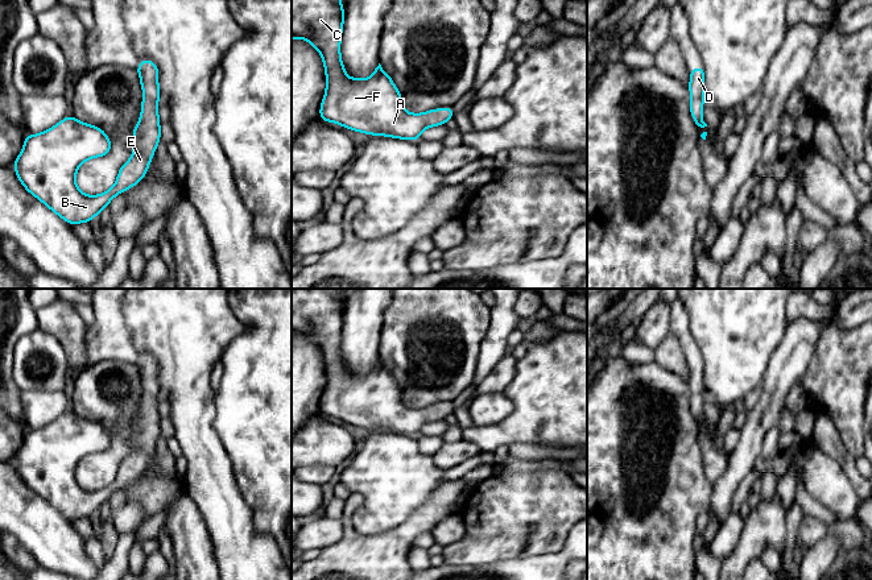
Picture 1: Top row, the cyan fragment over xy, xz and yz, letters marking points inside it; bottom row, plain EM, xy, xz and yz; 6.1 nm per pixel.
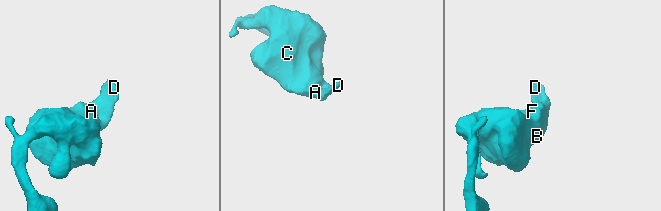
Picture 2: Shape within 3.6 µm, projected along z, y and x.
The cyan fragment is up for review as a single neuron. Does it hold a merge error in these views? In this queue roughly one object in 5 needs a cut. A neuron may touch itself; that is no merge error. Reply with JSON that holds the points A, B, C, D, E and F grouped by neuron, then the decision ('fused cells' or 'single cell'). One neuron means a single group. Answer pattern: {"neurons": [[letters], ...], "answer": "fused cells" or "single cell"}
{"neurons": [["A", "B", "C", "D", "E", "F"]], "answer": "single cell"}

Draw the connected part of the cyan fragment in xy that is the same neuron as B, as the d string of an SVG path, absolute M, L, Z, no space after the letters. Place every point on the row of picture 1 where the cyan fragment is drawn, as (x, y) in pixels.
M141 59L136 70L140 76L144 99L141 102L140 120L133 128L133 153L131 160L120 166L116 183L109 190L91 196L78 188L75 182L78 167L87 160L109 154L112 145L103 129L78 121L73 115L69 115L45 132L26 134L24 148L13 162L16 175L24 188L70 225L90 223L104 207L108 207L116 195L140 183L150 166L152 157L161 140L158 66L152 59Z

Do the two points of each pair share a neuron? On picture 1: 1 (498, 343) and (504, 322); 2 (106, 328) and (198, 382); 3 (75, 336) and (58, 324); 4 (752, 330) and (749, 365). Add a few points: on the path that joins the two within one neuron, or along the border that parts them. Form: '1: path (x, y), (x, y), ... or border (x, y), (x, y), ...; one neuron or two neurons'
1: path (498, 338), (500, 327); one neuron
2: border (123, 315), (133, 347), (140, 355); two neurons
3: path (71, 332), (62, 324); one neuron
4: path (749, 339), (749, 356); one neuron

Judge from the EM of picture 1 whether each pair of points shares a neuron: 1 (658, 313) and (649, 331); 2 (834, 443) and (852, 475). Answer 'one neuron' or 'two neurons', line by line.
1: one neuron
2: one neuron

